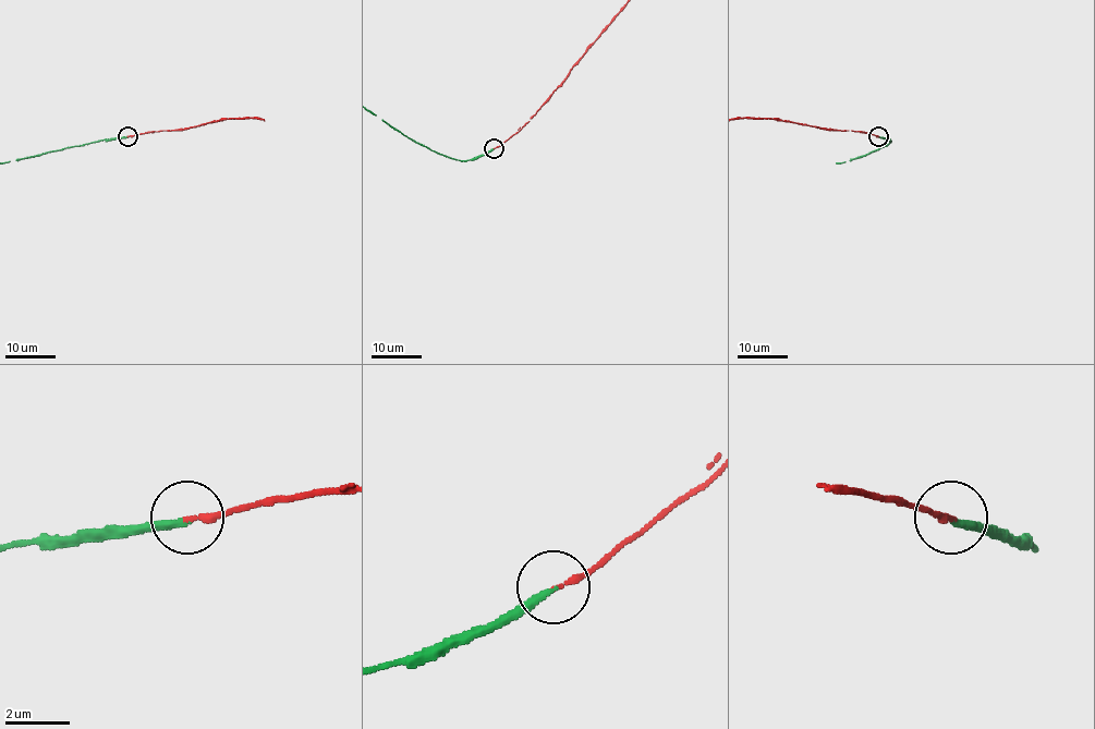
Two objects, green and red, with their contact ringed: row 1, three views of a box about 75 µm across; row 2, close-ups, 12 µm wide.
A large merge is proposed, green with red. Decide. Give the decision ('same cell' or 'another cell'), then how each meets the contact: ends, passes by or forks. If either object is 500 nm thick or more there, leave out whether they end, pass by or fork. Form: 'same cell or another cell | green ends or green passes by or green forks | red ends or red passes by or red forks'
same cell | green ends | red ends

